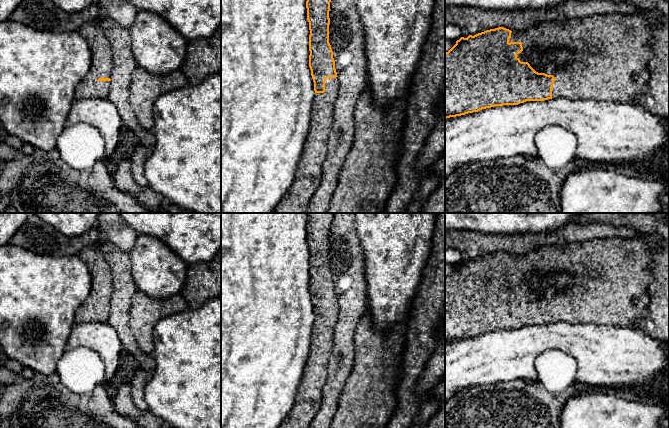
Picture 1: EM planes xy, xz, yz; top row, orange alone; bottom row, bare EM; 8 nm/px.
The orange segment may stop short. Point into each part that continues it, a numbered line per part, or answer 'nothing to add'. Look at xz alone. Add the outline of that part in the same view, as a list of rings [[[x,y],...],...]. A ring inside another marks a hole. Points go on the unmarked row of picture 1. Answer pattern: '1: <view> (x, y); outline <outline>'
1: xz (308, 400); outline [[[338,301],[327,302],[325,316],[315,318],[303,379],[300,382],[294,406],[279,428],[309,428],[320,409],[338,312]]]

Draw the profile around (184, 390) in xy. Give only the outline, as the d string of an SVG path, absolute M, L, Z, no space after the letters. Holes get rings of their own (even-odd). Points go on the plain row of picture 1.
M221 297L208 300L200 308L187 309L160 319L153 329L155 369L144 387L144 399L149 411L173 428L221 428Z

